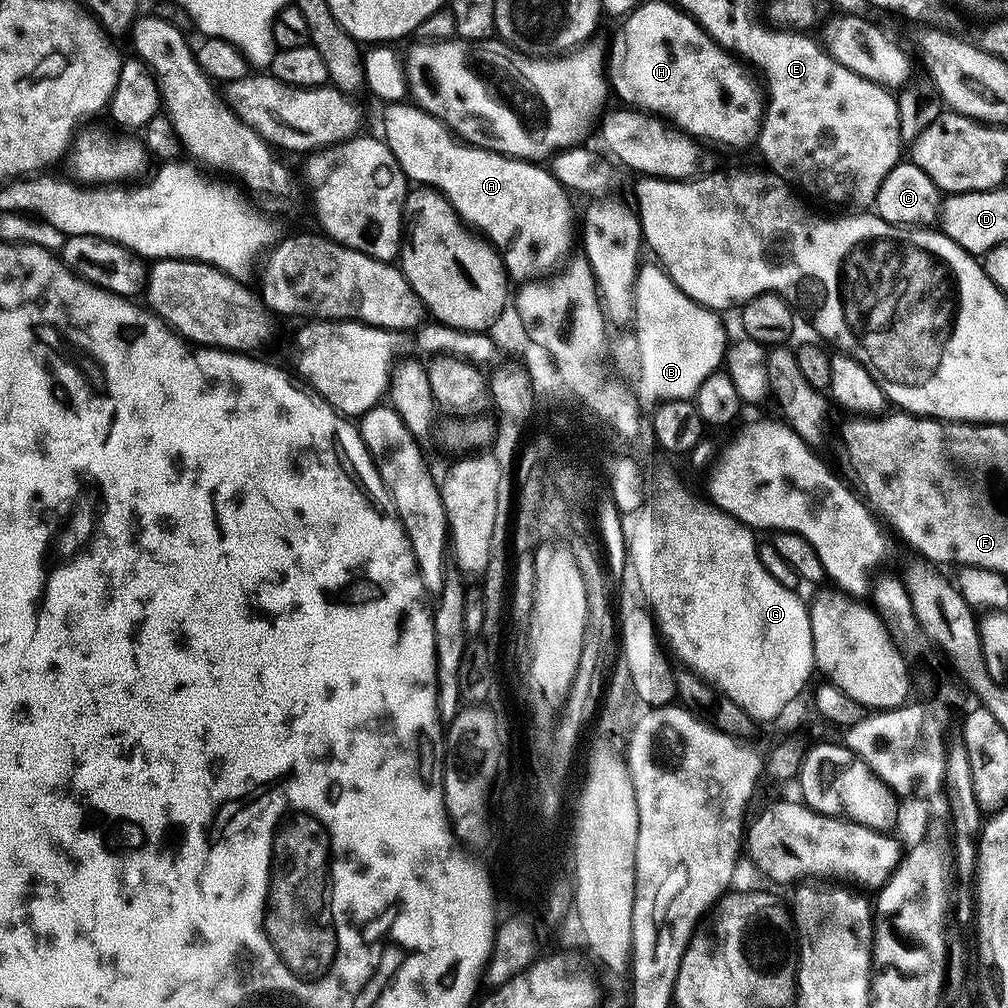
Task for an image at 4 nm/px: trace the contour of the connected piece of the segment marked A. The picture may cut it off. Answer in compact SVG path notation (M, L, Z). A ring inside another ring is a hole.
M392 102L385 108L388 109L384 112L382 139L409 181L444 193L461 220L477 233L483 234L488 243L499 252L509 277L516 279L517 276L518 281L524 282L541 274L545 265L560 252L572 229L567 212L569 193L563 184L557 182L551 171L536 162L513 160L511 156L466 144L453 136L442 121L417 108L415 103Z

